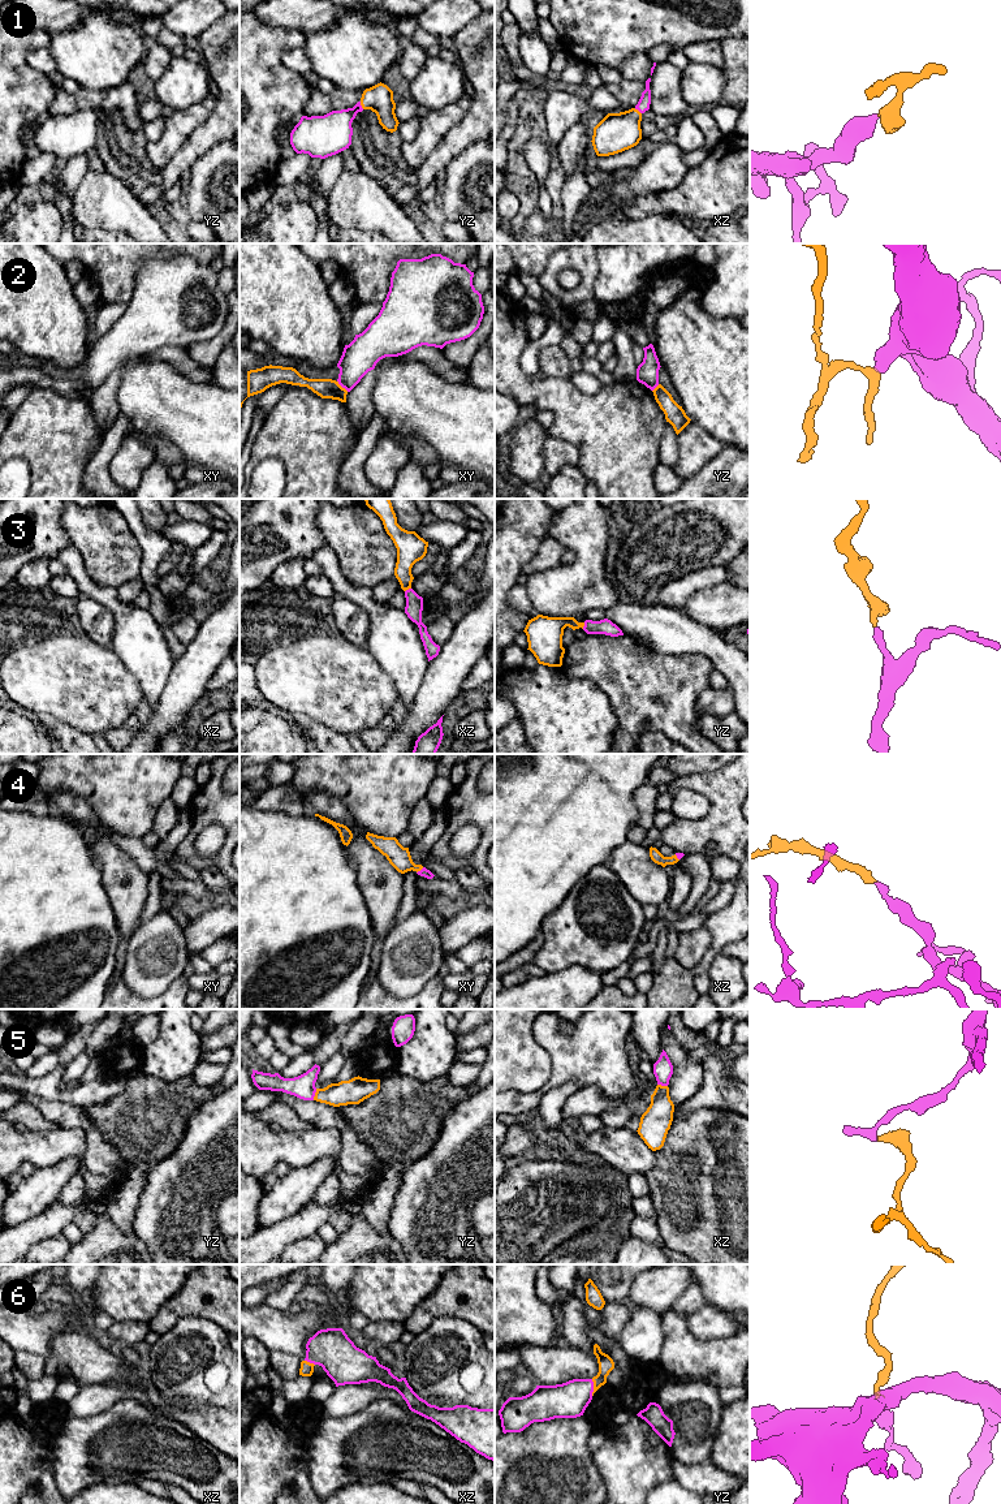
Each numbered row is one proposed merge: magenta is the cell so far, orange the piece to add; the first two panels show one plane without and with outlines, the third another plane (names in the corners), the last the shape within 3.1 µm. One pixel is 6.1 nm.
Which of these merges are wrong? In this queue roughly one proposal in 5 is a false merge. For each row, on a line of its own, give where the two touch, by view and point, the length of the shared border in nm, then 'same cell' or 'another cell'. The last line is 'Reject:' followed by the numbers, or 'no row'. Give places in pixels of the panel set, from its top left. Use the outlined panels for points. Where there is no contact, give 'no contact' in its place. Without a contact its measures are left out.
1: contact yz (361, 106); length 50 nm; same cell
2: contact xy (342, 387); length 100 nm; another cell
3: contact xz (409, 589); length 50 nm; same cell
4: contact xy (421, 870); length 60 nm; same cell
5: contact yz (314, 1094); length 80 nm; same cell
6: contact yz (592, 1387); length 100 nm; same cell
Reject: 2

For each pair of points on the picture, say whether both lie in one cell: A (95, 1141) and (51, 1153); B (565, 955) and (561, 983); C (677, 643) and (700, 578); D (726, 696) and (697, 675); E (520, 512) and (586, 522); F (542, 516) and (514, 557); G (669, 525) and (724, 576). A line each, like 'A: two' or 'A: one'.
A: two
B: two
C: two
D: two
E: two
F: one
G: two

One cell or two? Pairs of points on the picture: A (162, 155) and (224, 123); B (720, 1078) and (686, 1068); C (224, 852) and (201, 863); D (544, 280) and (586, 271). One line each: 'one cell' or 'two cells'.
A: two cells
B: two cells
C: one cell
D: one cell

